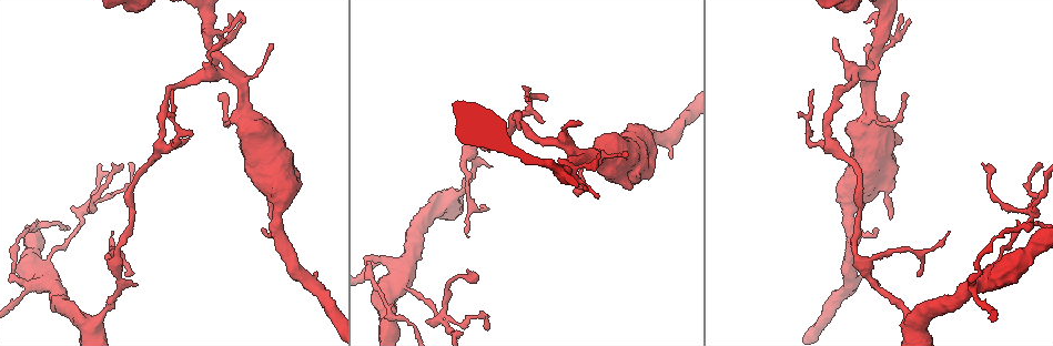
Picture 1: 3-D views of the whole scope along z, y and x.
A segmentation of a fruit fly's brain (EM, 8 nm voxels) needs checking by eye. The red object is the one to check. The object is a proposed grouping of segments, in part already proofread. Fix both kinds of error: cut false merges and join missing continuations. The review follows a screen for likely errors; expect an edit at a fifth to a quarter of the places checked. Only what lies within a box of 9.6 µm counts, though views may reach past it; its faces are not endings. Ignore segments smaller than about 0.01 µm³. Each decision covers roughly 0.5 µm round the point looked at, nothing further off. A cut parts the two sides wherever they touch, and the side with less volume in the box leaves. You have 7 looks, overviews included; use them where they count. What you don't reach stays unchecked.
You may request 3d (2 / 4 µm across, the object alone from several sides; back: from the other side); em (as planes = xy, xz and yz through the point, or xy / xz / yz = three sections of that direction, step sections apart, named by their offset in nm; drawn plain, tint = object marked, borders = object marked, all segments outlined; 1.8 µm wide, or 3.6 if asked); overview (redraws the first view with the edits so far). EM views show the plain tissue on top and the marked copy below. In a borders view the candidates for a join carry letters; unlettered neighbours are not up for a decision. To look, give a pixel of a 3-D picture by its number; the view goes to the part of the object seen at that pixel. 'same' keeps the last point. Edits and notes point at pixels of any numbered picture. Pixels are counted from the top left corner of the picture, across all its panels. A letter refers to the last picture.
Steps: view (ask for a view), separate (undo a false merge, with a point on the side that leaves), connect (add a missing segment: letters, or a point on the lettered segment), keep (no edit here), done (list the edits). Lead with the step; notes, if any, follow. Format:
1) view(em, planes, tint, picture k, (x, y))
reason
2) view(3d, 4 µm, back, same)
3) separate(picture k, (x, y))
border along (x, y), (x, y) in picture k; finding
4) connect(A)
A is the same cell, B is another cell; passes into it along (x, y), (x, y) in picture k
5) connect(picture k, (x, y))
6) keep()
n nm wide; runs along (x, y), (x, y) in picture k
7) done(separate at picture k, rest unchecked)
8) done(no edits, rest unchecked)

view(3d, 2 µm, picture 1, (881, 31))

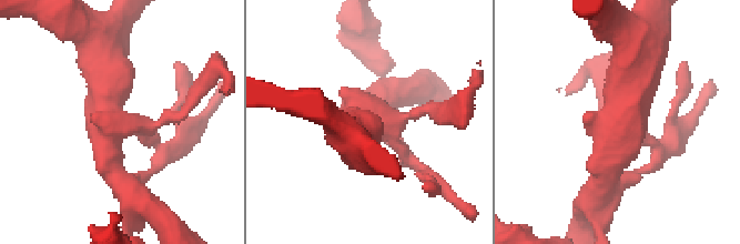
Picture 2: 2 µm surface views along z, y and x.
view(em, planes, borders, picture 2, (360, 117))
now the EM

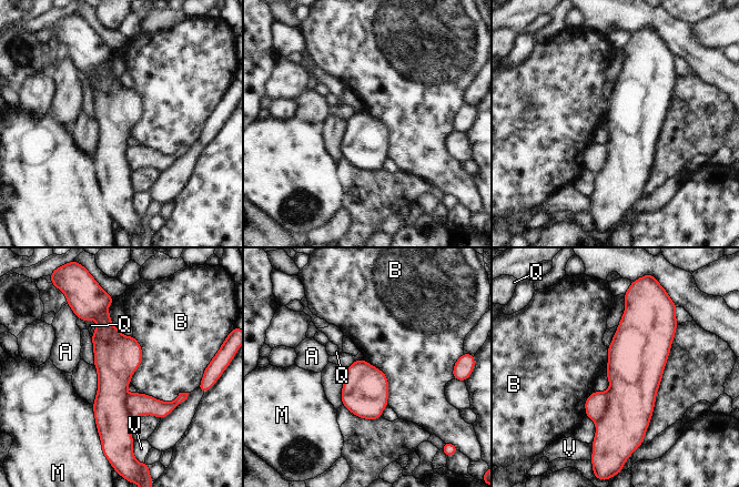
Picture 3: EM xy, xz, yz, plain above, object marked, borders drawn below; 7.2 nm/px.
separate(picture 3, (596, 404))
A, B, M, Q and V are other cells; 4 arms; border along (606, 393), (607, 408), (596, 423) in picture 3; a second neuron is stuck on

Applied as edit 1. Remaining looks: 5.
view(em, 3.6 µm, yz, step 8, tint, picture 1, (271, 217))
free end

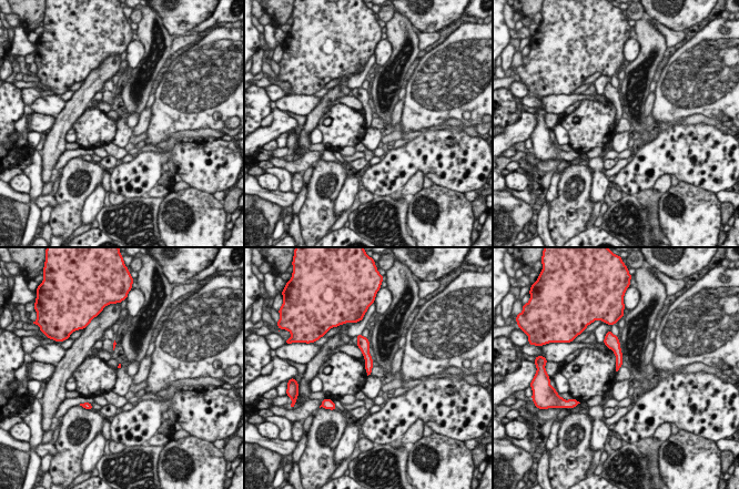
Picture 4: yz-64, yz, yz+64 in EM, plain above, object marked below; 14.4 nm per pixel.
view(em, 3.6 µm, planes, borders, same)
another direction

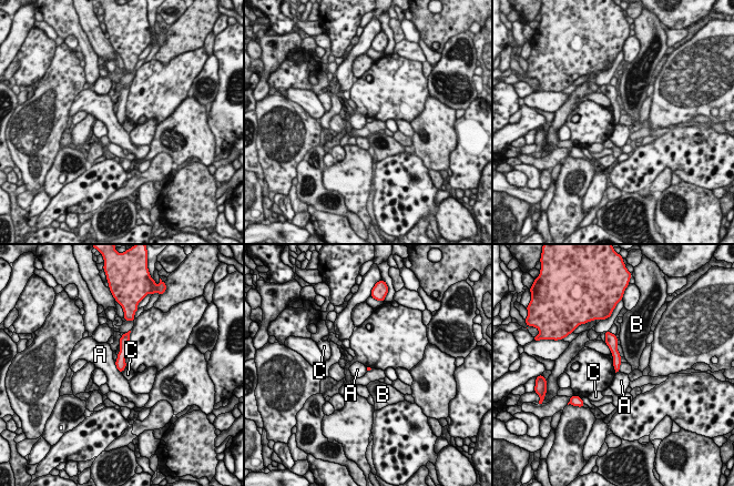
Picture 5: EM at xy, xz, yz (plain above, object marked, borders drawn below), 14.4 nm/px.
keep()
A, B and C are other cells; no lettered segment goes on from it

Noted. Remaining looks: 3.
done(separate at picture 3, rest unchecked)

